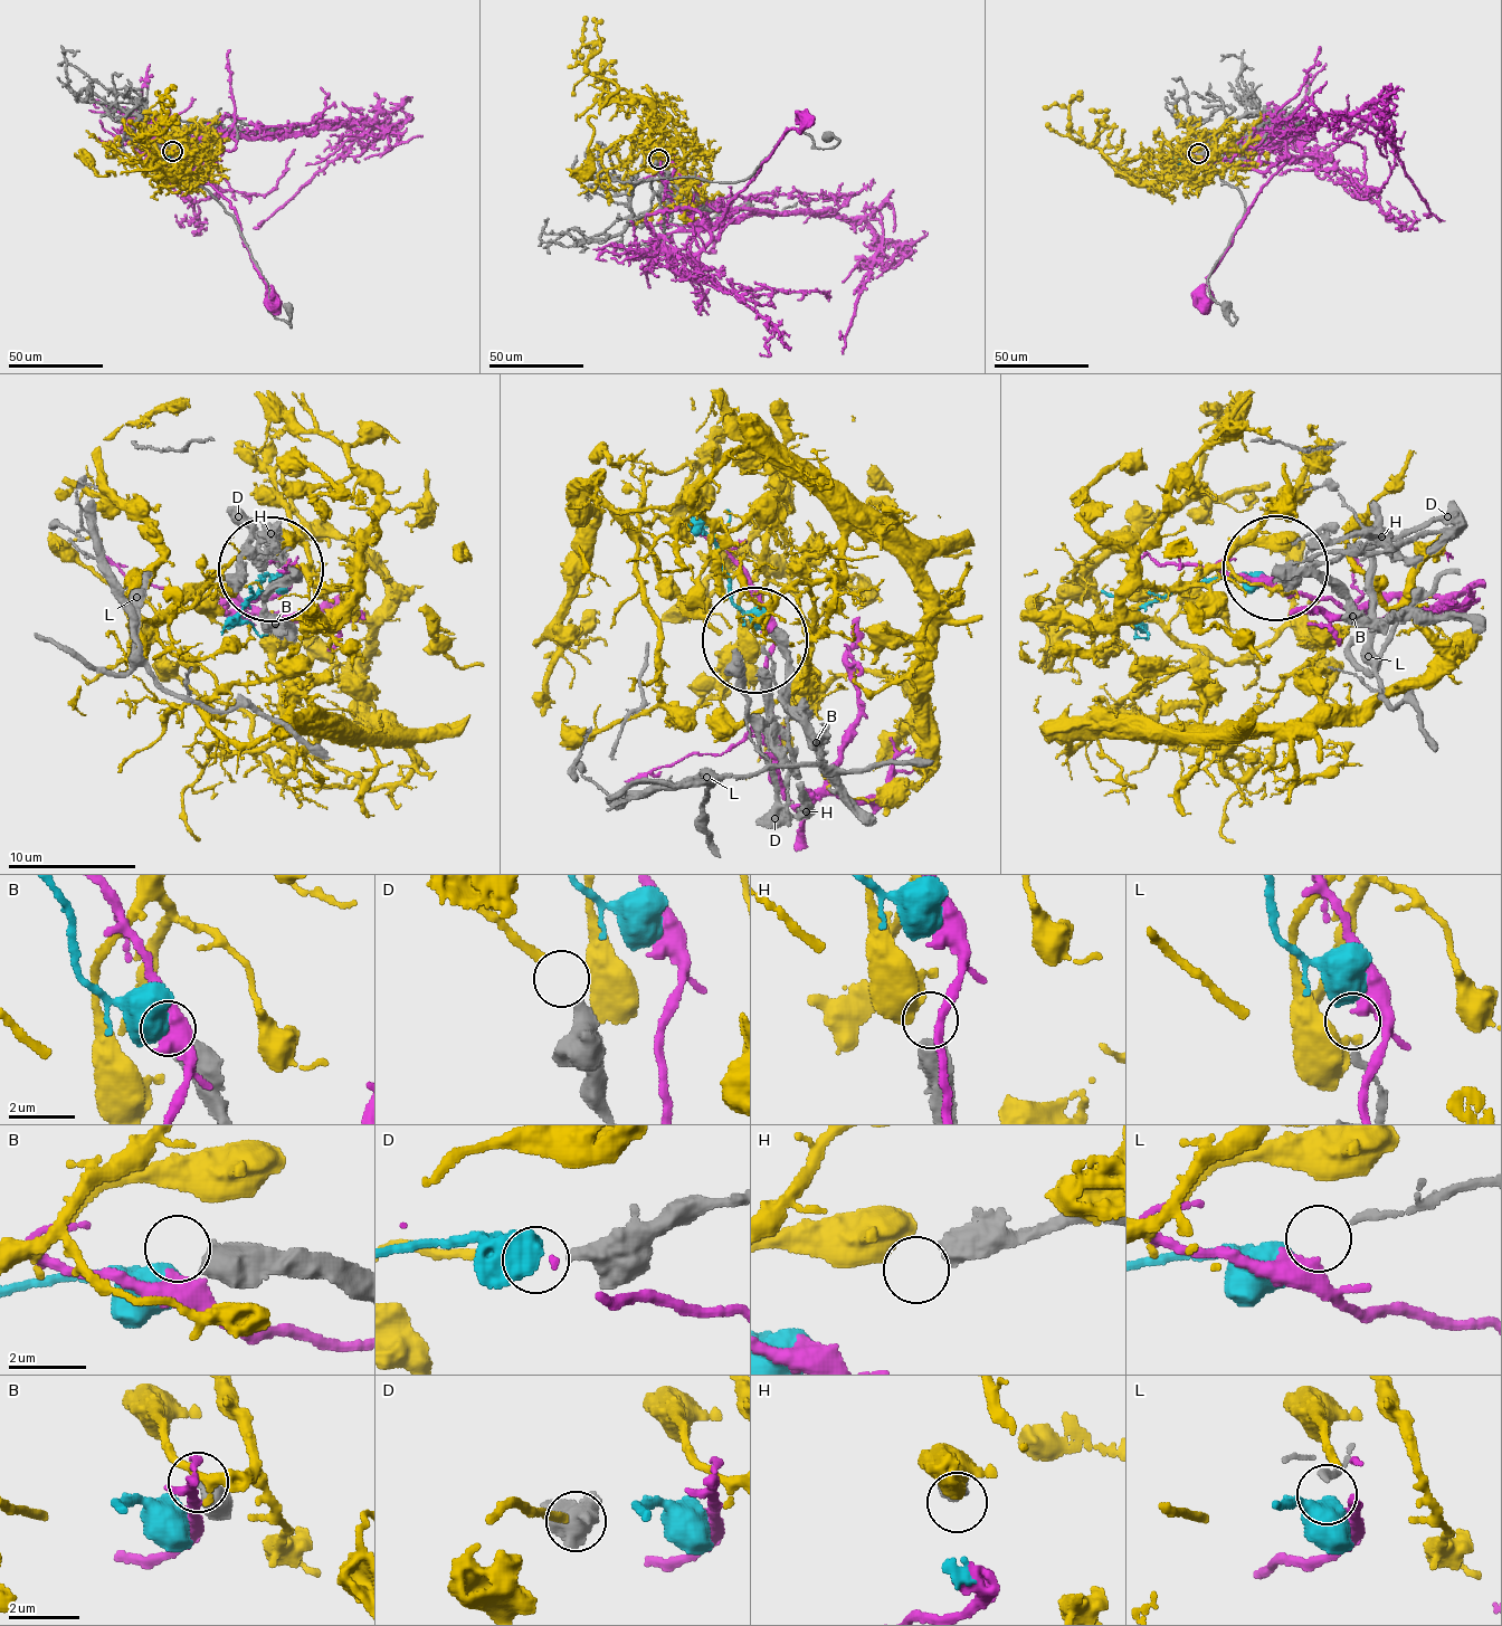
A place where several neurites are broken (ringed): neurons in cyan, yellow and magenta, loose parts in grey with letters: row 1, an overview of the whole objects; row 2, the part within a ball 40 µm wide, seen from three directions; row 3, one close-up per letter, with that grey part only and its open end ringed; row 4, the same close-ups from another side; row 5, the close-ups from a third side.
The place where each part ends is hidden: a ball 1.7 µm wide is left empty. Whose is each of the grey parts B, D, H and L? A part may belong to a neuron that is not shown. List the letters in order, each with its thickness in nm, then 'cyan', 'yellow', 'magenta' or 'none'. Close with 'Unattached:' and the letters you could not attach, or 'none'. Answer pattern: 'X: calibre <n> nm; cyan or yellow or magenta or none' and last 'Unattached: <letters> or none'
B: calibre 600 nm; none
D: calibre 440 nm; yellow
H: calibre 700 nm; none
L: calibre 200 nm; cyan
Unattached: B, H

